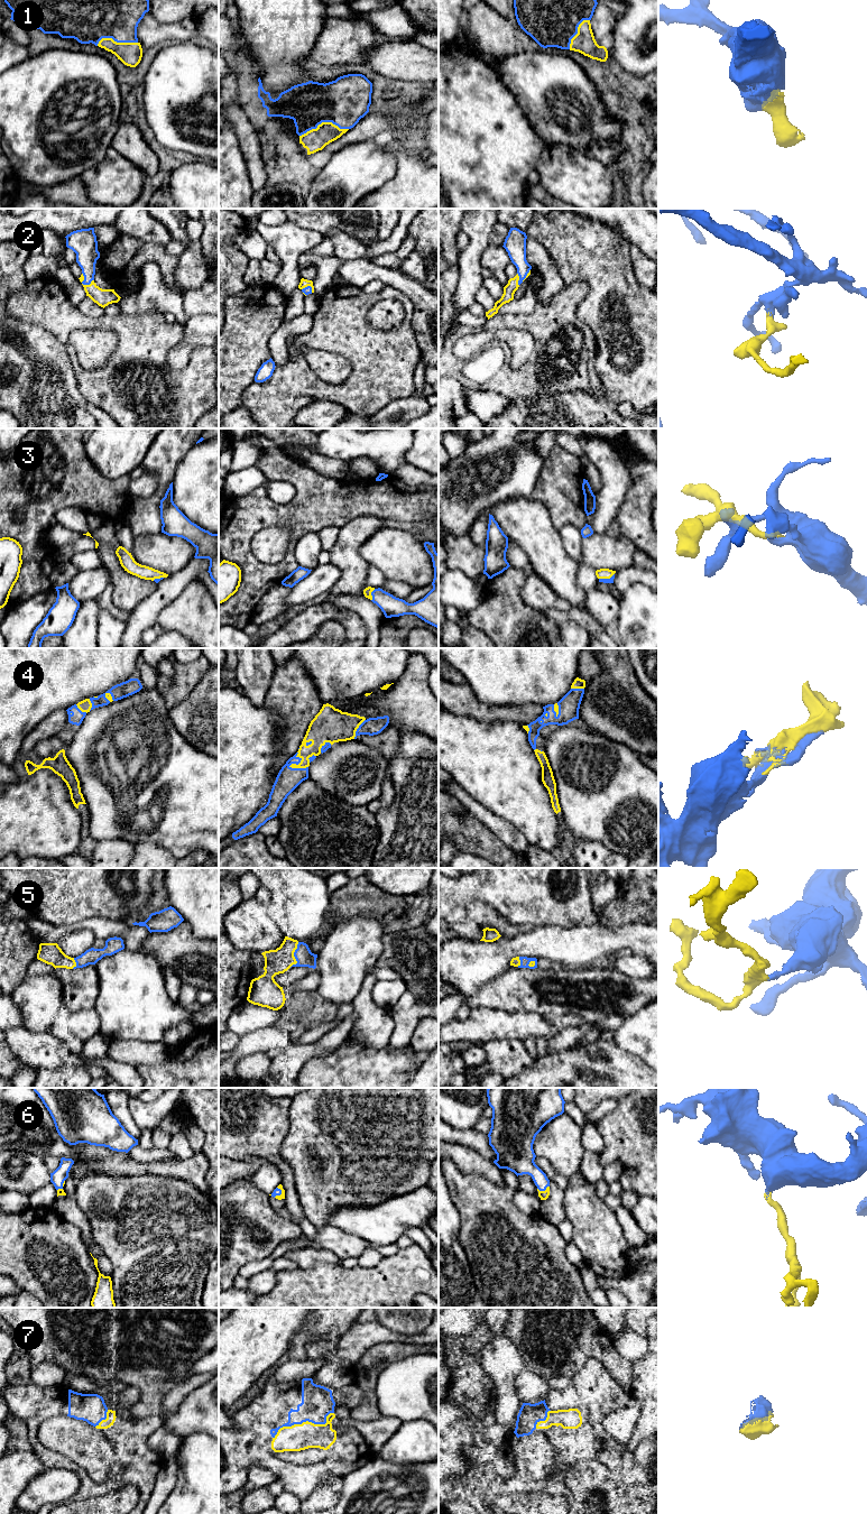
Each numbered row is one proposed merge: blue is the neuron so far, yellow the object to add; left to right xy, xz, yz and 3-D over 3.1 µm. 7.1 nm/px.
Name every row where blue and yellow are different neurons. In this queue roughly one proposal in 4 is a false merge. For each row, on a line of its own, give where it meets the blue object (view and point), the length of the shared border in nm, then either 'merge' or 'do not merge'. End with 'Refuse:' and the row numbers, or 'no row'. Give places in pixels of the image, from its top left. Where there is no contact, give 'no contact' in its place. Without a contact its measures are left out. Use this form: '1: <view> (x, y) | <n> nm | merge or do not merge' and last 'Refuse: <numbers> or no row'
1: xz (323, 121) | 360 nm | merge
2: xy (82, 282) | 110 nm | merge
3: xz (371, 594) | 90 nm | merge
4: xz (291, 764) | 140 nm | merge
5: xz (294, 956) | 200 nm | merge
6: yz (543, 1190) | 90 nm | merge
7: xz (304, 1421) | 480 nm | merge
Refuse: no row

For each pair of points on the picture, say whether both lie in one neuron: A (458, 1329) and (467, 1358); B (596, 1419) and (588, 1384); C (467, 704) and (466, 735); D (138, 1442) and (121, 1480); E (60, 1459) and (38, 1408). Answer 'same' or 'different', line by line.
A: different
B: same
C: different
D: same
E: same

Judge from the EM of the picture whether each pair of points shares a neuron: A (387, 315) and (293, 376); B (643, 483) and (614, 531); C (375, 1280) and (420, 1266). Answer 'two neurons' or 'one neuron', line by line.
A: two neurons
B: two neurons
C: one neuron

